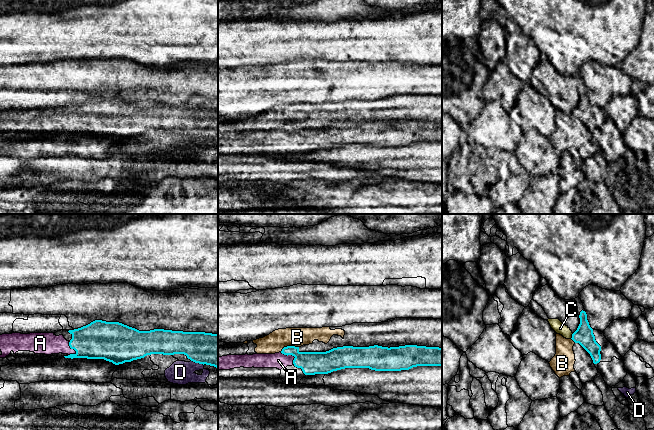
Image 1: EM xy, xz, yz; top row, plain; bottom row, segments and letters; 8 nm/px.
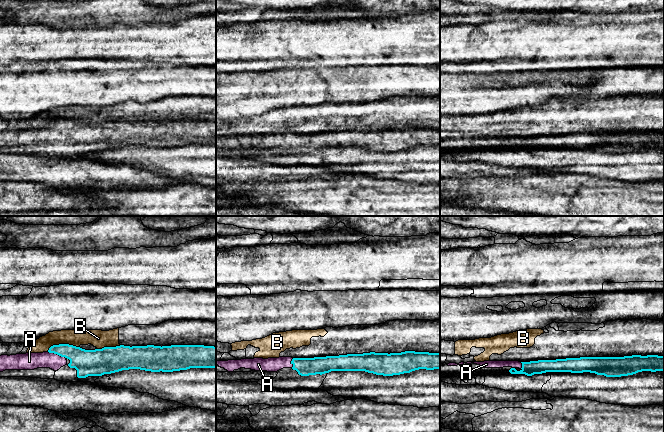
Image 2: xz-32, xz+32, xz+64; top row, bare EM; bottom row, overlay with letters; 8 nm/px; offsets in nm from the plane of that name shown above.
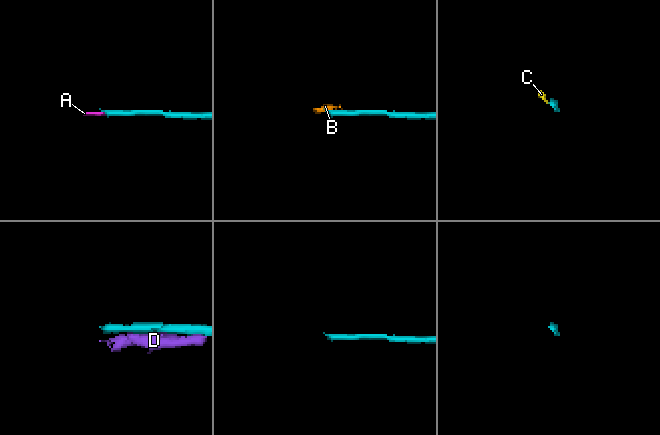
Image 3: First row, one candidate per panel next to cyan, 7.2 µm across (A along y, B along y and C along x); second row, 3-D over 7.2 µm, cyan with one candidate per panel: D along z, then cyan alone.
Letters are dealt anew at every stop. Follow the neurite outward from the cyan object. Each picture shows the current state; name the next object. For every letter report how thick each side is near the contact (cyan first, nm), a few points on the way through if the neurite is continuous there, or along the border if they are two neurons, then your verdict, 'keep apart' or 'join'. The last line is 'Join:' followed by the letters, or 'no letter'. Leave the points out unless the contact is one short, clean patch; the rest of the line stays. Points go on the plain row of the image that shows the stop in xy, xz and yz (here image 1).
A: calibres 190 and 130 nm; way xz (311, 139), (297, 135), (291, 130), (278, 136); join
B: calibres 190 and 160 nm; keep apart
C: calibres 150 and 90 nm; border yz (573, 109), (570, 114); keep apart
D: calibres 260 and 190 nm; keep apart
Join: A

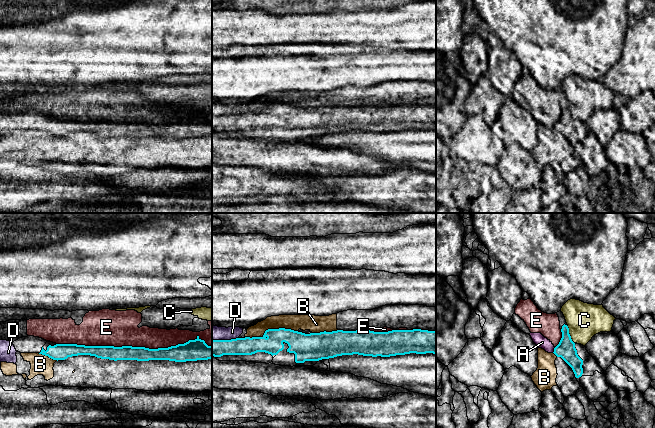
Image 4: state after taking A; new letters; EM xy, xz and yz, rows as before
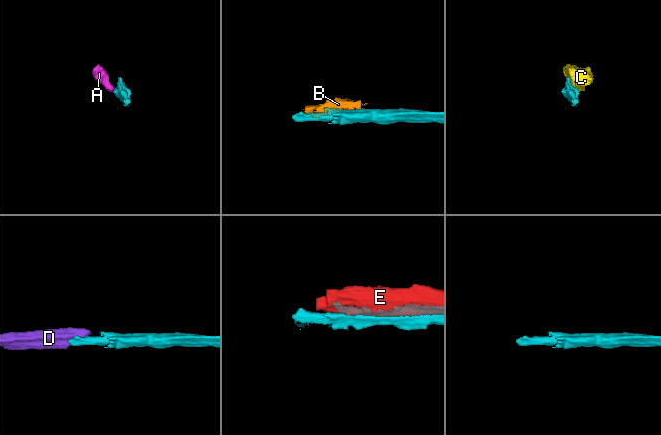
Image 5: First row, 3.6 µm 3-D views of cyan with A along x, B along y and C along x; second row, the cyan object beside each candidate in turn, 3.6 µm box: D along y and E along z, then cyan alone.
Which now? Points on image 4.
A: calibres 150 and 90 nm; border yz (555, 123), (552, 128); keep apart
B: calibres 170 and 130 nm; keep apart
C: calibres 150 and 280 nm; keep apart
D: calibres 140 and 120 nm; join
E: calibres 110 and 280 nm; keep apart
Join: D

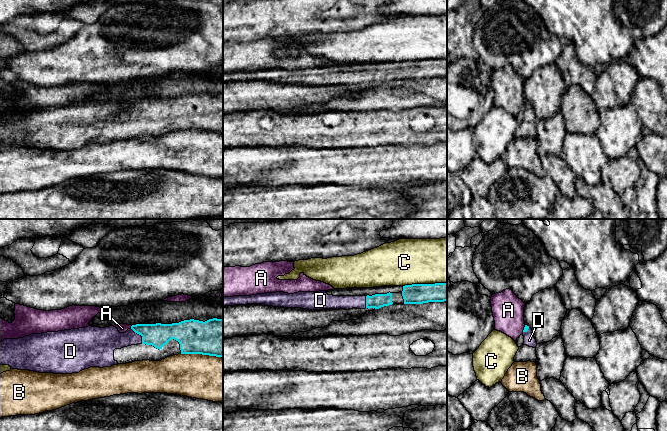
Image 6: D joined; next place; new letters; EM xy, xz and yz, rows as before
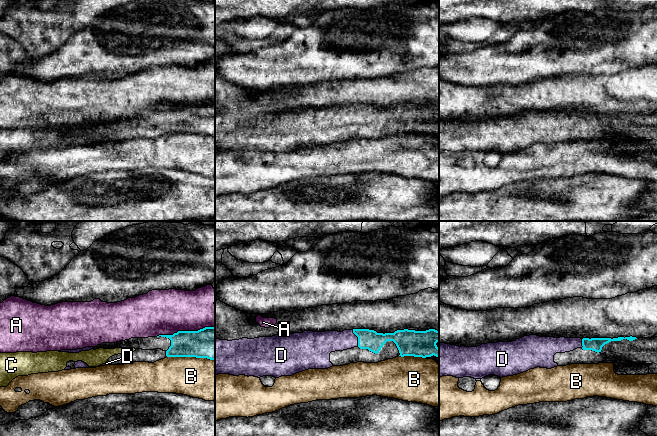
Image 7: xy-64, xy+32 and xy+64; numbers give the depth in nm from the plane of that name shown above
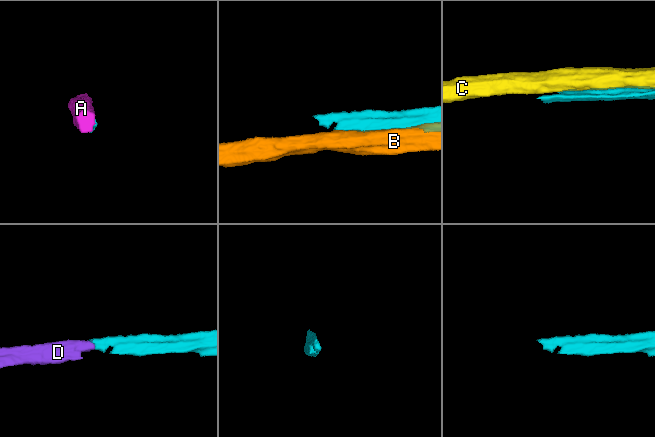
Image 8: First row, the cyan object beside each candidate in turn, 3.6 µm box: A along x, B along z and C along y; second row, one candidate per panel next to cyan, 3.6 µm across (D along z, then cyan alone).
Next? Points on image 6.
A: calibres 190 and 80 nm; keep apart
B: calibres 300 and 360 nm; keep apart
C: calibres 160 and 360 nm; keep apart
D: calibres 190 and 180 nm; way xy (157, 111), (140, 110), (129, 114), (110, 114); join
Join: D

